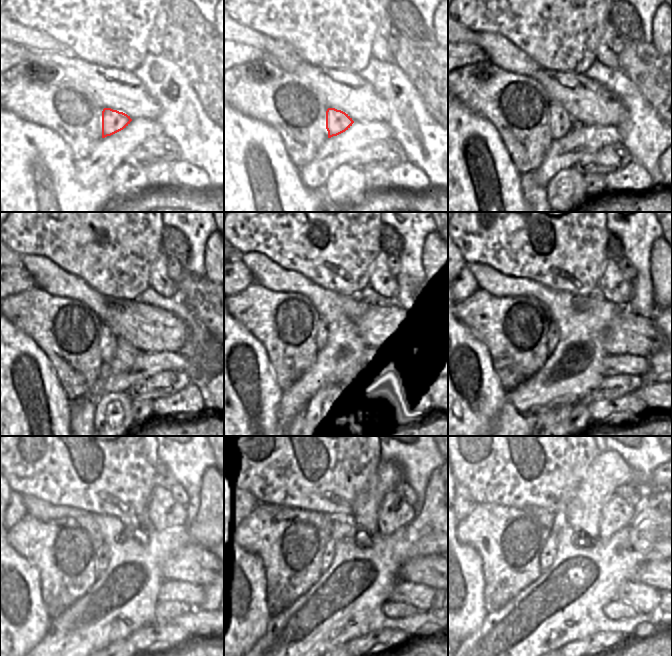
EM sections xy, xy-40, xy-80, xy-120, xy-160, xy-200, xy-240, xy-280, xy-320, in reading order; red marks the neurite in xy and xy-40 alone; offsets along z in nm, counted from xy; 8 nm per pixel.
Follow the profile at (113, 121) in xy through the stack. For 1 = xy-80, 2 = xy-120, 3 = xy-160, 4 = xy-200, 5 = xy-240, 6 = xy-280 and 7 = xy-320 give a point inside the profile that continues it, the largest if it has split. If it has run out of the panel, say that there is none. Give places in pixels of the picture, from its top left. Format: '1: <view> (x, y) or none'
1: xy-80 (560, 122)
2: xy-120 (108, 340)
3: xy-160 (322, 338)
4: xy-200 (552, 335)
5: xy-240 (103, 556)
6: xy-280 (328, 553)
7: xy-320 (548, 554)

